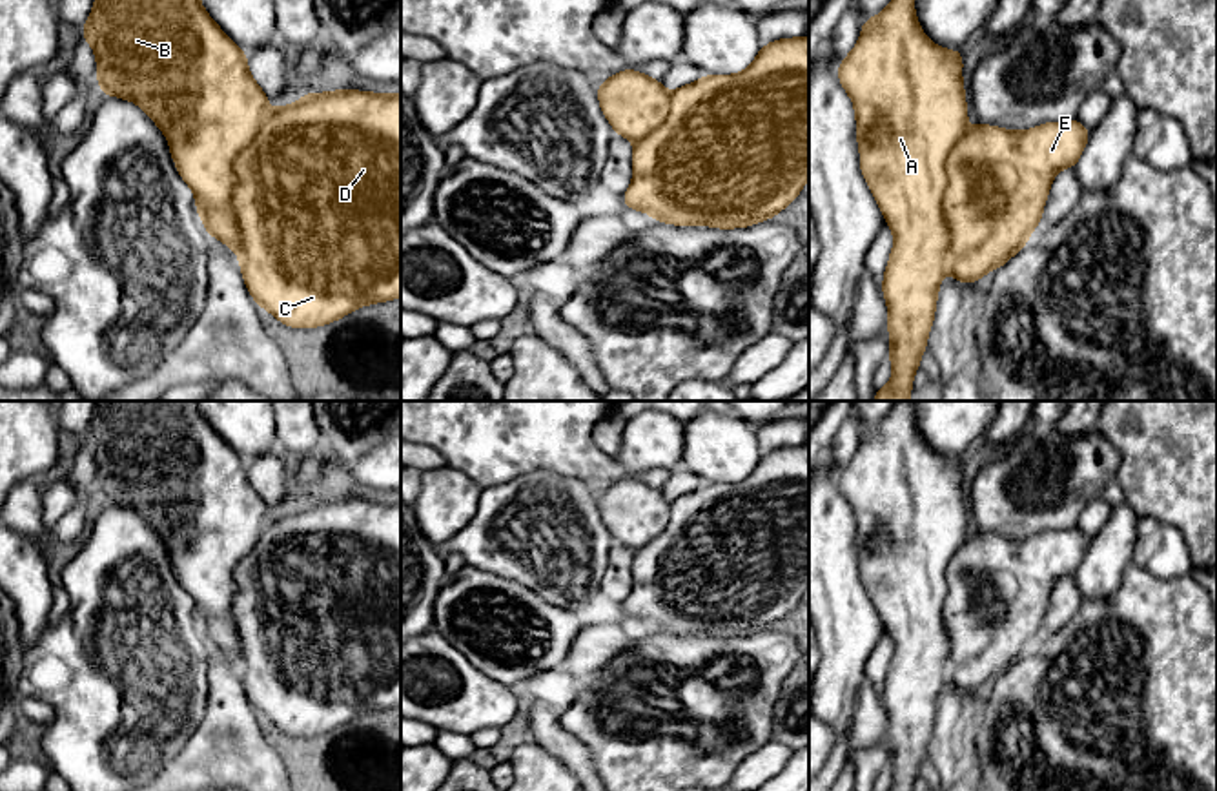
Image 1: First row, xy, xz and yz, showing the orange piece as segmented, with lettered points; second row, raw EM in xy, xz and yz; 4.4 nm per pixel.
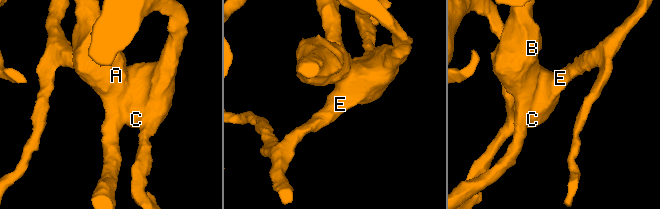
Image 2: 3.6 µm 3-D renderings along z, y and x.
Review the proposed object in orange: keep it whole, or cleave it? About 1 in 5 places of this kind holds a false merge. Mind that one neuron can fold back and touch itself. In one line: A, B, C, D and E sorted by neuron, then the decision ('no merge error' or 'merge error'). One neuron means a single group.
A B C D E | no merge error

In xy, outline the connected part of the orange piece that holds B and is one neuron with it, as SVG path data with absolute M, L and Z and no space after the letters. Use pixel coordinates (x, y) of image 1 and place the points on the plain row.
M97 401L80 443L97 463L100 501L138 512L166 543L179 583L195 601L195 614L208 643L222 649L239 663L246 696L257 714L266 716L290 736L315 736L330 733L359 714L401 705L401 501L312 499L304 501L295 512L270 519L266 501L248 479L246 461L206 421L199 401Z

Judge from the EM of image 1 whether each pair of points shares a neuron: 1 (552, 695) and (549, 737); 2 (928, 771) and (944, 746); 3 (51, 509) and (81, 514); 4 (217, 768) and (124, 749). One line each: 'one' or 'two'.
1: two
2: two
3: two
4: two

